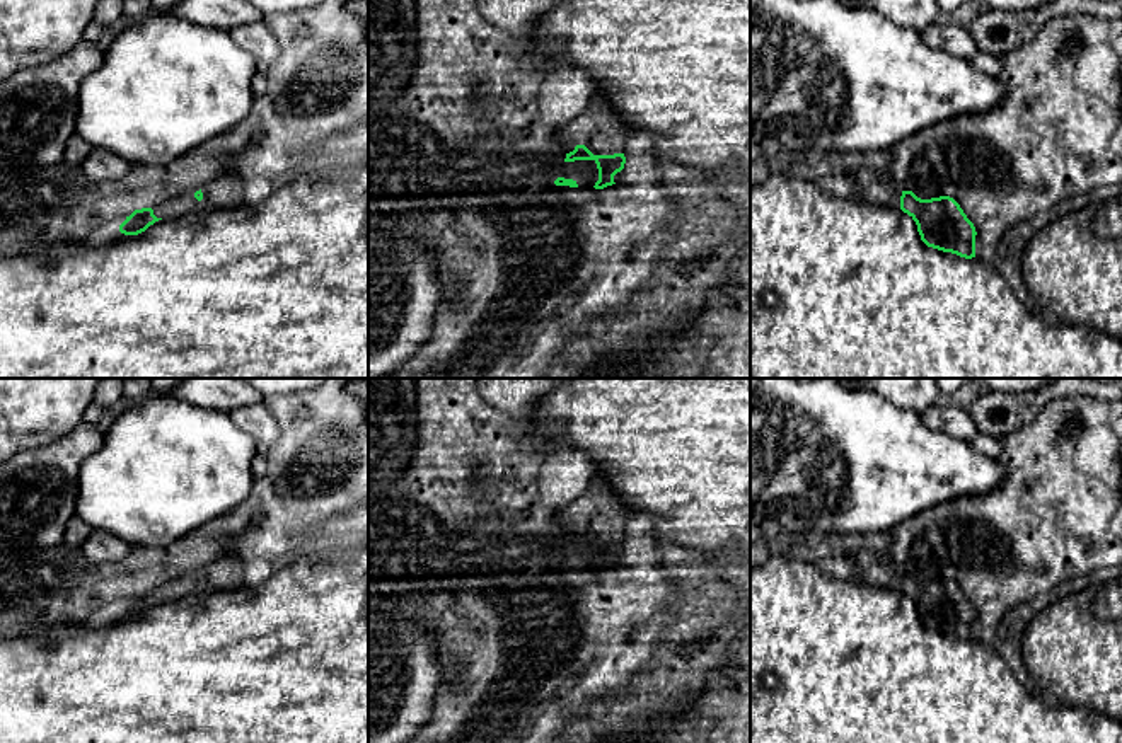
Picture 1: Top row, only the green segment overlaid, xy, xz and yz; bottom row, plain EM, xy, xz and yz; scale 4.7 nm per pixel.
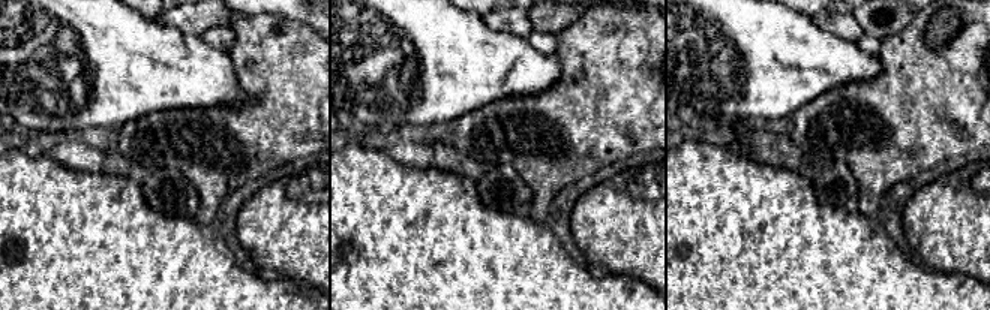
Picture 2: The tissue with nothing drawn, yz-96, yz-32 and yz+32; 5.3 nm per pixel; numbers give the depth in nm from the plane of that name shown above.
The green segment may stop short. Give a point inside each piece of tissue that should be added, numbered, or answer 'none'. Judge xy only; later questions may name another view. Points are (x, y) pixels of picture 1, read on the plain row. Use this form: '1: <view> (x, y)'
1: xy (225, 571)

